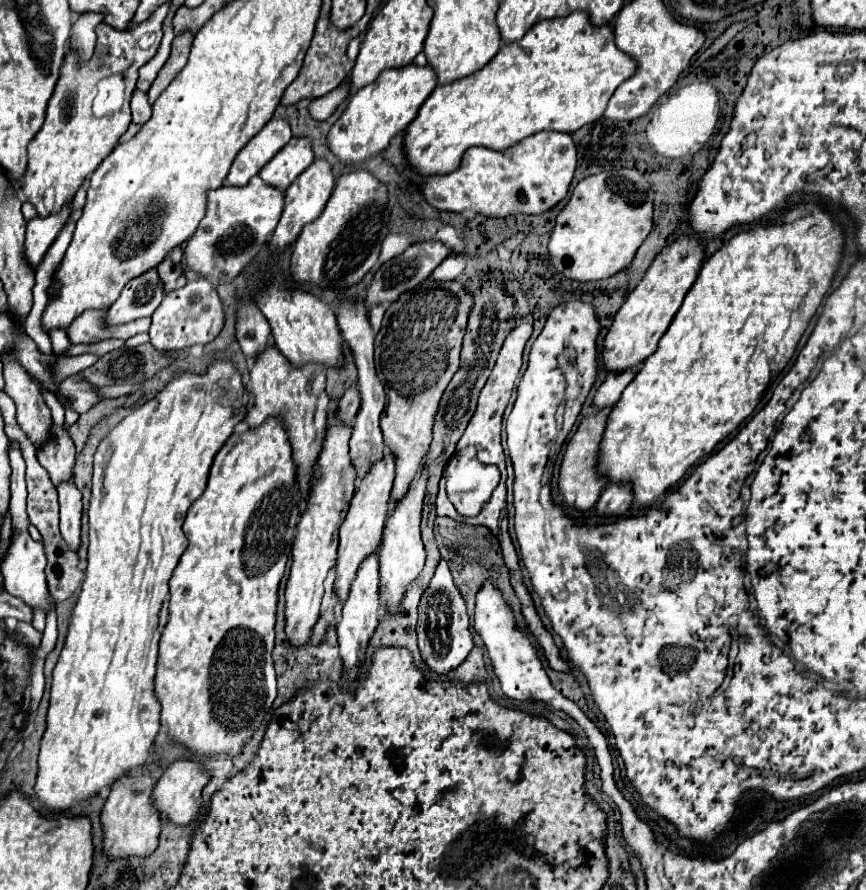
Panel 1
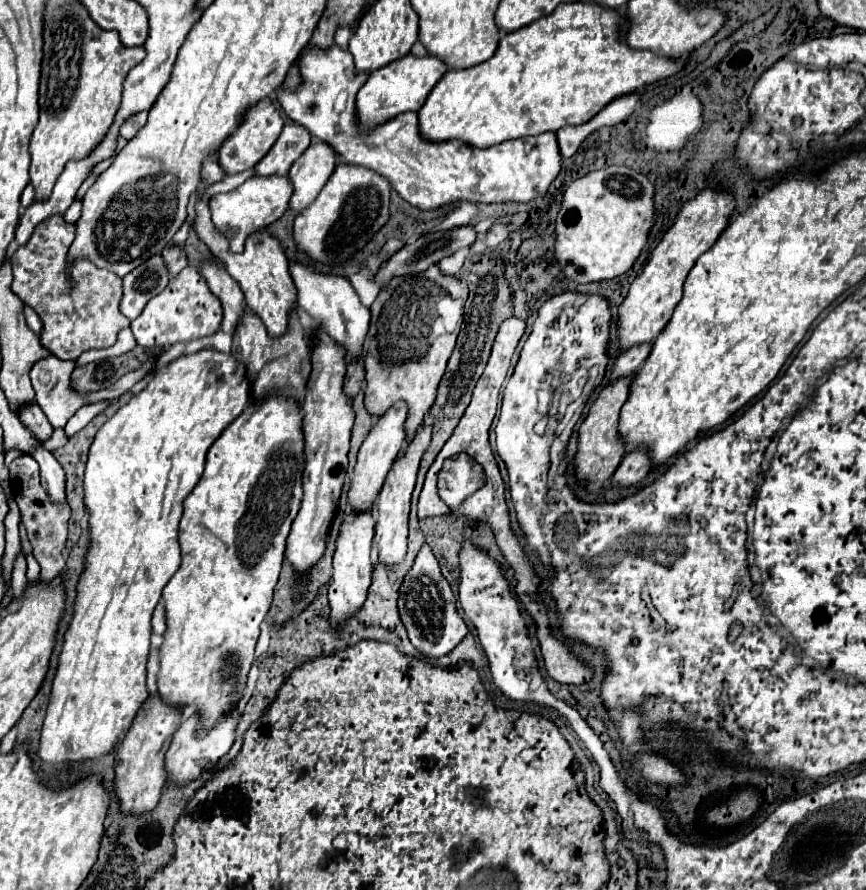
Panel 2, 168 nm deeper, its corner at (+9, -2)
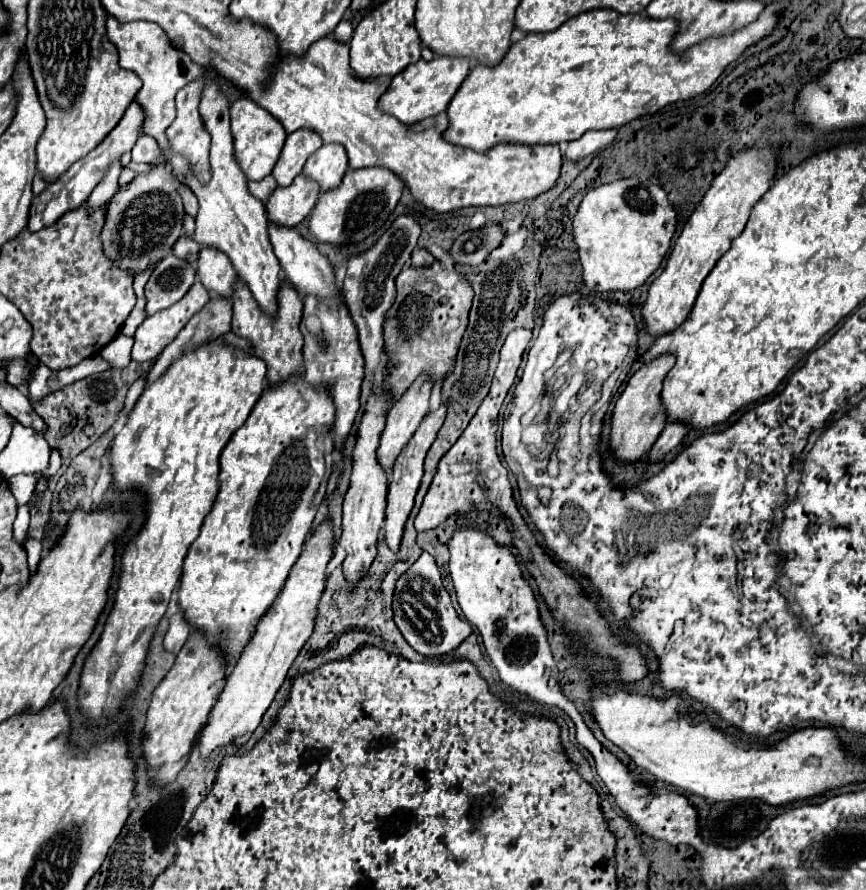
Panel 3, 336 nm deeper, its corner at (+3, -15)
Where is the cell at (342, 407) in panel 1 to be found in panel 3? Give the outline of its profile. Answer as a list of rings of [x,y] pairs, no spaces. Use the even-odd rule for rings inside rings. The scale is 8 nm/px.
[[[398,215],[394,223],[382,233],[382,237],[370,249],[348,259],[348,273],[342,285],[342,295],[354,323],[358,325],[360,347],[366,359],[368,373],[374,373],[376,367],[382,363],[382,353],[384,353],[382,325],[386,319],[386,311],[394,305],[396,299],[394,279],[402,271],[404,263],[410,259],[410,253],[416,247],[418,237],[420,237],[420,225],[416,223],[416,219],[410,215]]]

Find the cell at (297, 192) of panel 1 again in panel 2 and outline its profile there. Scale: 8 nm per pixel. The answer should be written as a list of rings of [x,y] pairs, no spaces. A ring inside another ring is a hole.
[[[314,142],[290,168],[288,180],[294,188],[290,198],[290,210],[296,214],[306,210],[316,200],[334,168],[334,150],[324,142]]]

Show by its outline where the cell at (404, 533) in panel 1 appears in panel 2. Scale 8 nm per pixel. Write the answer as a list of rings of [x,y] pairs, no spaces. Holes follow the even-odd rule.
[[[428,422],[424,428],[418,430],[416,438],[410,440],[408,448],[396,458],[392,470],[386,476],[386,482],[382,486],[382,492],[376,502],[376,534],[374,542],[378,546],[378,560],[384,566],[396,566],[406,558],[408,552],[408,516],[410,516],[410,500],[412,500],[412,490],[416,484],[416,474],[420,468],[422,454],[426,452],[426,446],[430,446],[430,426]]]

